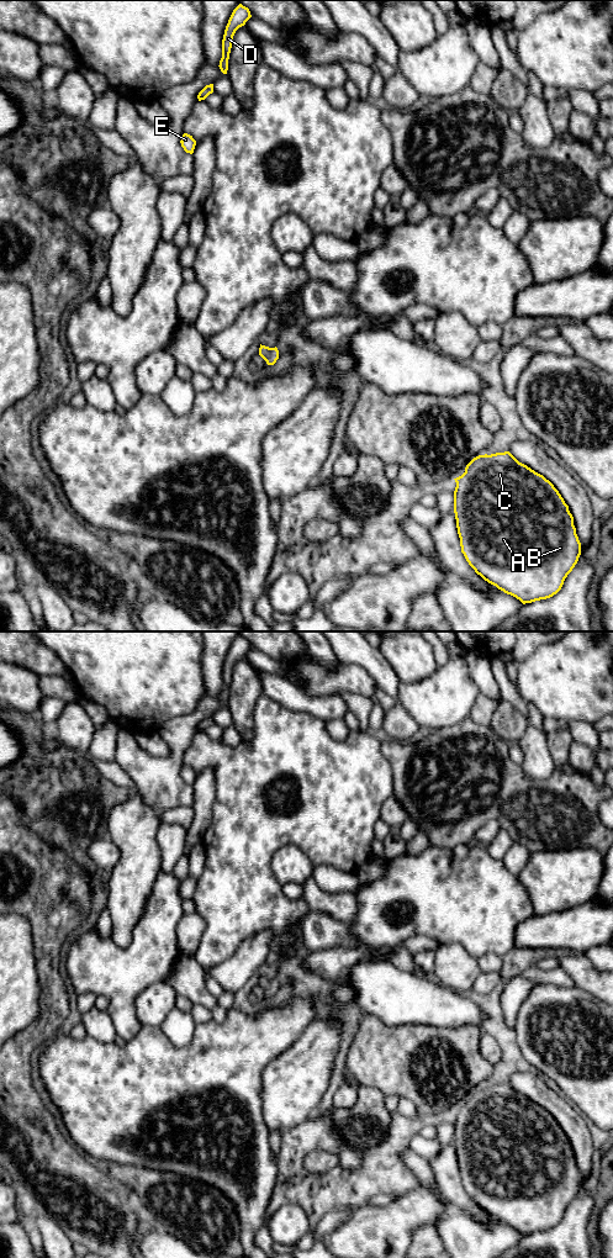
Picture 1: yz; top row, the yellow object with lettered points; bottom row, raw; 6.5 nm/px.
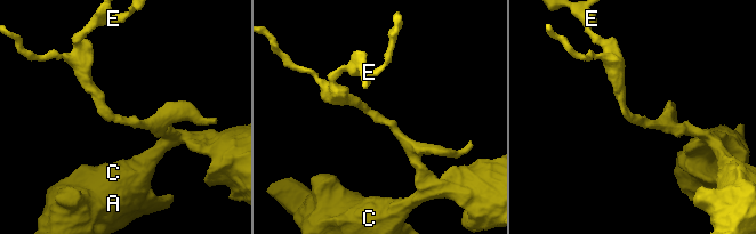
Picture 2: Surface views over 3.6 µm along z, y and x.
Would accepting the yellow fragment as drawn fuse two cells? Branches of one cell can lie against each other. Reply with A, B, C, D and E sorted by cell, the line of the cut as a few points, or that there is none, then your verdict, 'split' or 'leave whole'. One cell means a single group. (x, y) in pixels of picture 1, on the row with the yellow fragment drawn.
A B C D E | no cut | leave whole

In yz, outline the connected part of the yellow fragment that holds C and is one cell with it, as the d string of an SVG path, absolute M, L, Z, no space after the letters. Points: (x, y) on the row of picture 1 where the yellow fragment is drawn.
M509 451L496 453L491 455L479 455L474 458L465 467L465 472L454 479L456 487L454 491L454 513L456 519L458 534L460 538L461 553L464 554L469 565L480 575L485 581L496 586L498 590L519 599L523 604L532 603L540 599L546 599L556 594L567 575L572 571L581 555L581 543L576 534L574 525L574 517L569 511L569 506L554 485L543 475L535 472L527 465L519 462Z

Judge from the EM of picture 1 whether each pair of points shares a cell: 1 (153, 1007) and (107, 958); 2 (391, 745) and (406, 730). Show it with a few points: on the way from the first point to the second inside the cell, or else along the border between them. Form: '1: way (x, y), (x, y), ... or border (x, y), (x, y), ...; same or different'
1: border (167, 982), (154, 982), (138, 994), (139, 1023); different
2: border (390, 738), (397, 741), (408, 741); different

